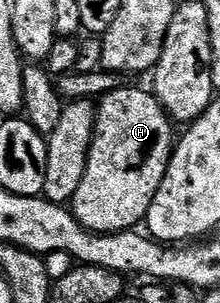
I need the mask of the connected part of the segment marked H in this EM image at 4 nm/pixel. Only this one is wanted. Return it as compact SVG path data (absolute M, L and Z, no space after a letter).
M124 87L113 91L112 93L104 93L101 100L97 105L97 112L95 114L95 134L93 135L93 143L91 144L91 150L89 151L89 159L87 160L87 166L85 167L85 179L81 179L81 187L77 187L77 195L69 203L70 208L73 210L76 219L79 224L92 235L98 235L101 233L126 233L134 230L135 225L138 223L146 222L147 212L149 207L153 203L153 195L157 195L157 187L161 187L161 183L165 179L165 171L169 167L171 162L171 154L175 152L177 144L177 129L173 124L171 116L169 116L165 110L163 110L163 104L155 97L154 92L148 91L147 93L143 89L130 89L130 87Z

